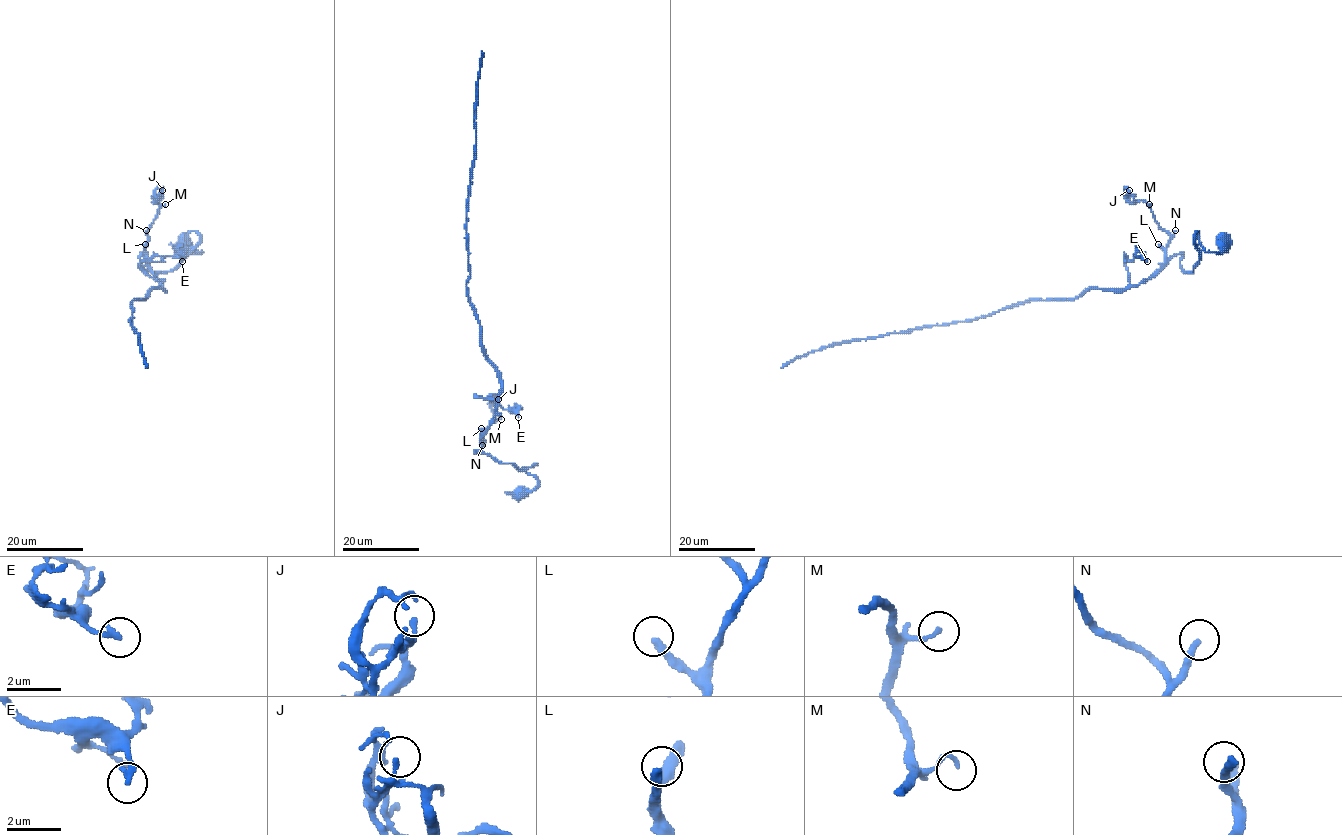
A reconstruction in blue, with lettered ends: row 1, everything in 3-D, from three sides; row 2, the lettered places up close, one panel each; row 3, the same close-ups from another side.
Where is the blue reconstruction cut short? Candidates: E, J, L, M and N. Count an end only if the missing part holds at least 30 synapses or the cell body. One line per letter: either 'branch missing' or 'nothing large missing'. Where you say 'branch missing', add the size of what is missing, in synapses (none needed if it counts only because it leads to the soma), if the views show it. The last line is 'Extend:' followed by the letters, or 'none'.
E: nothing large missing
J: nothing large missing
L: branch missing | 35 syn
M: nothing large missing
N: branch missing | 35 syn
Extend: L, N

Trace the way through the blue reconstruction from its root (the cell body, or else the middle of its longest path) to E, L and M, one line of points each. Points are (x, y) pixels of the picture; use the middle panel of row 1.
E: (520, 493), (539, 484), (523, 468), (536, 465), (522, 470), (476, 452), (498, 402), (475, 395), (518, 417)
L: (520, 493), (525, 493), (539, 484), (523, 468), (536, 465), (522, 470), (477, 453), (482, 449), (481, 428)
M: (520, 493), (539, 484), (523, 468), (536, 465), (522, 470), (476, 452), (482, 449), (483, 433), (501, 419)

